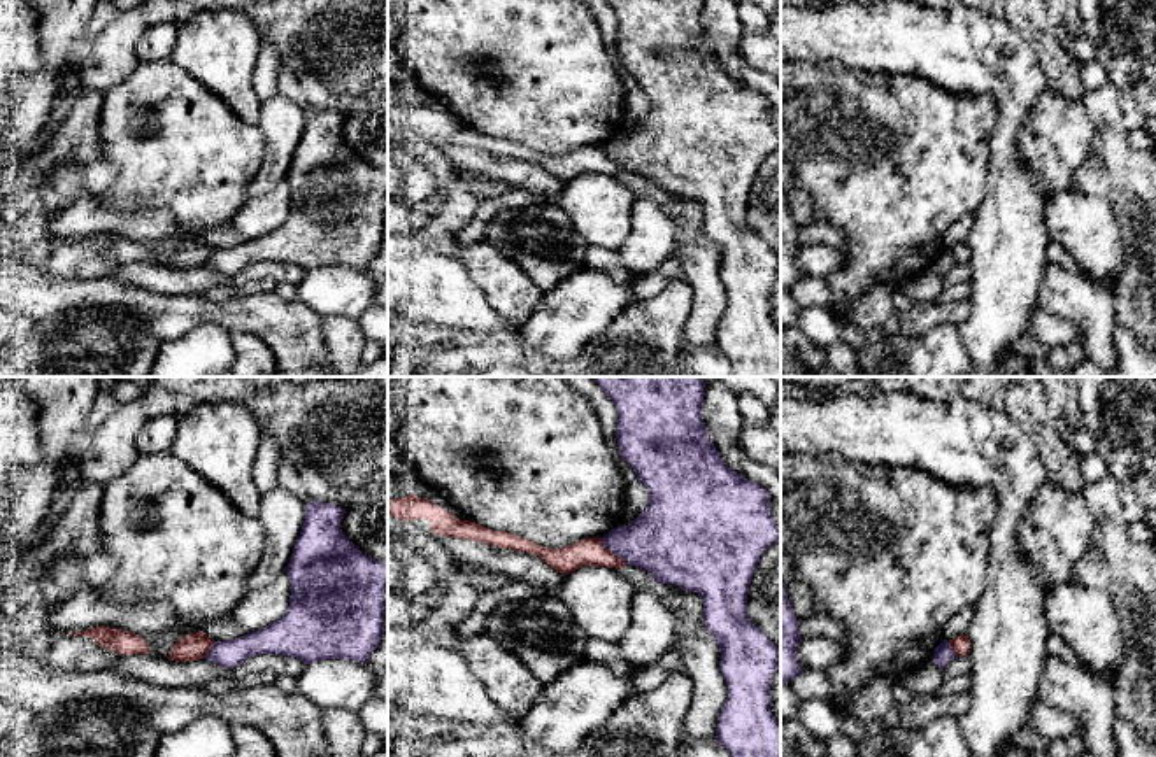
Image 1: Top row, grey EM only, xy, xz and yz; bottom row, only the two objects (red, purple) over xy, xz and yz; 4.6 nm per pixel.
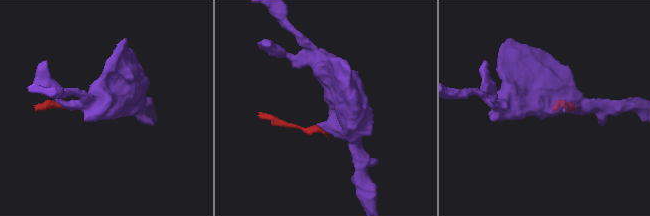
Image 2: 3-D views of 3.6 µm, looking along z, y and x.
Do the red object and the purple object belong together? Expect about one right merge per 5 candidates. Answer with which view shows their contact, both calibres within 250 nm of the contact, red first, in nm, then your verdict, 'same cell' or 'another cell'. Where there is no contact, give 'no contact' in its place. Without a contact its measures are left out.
xz | 130/320 nm | another cell

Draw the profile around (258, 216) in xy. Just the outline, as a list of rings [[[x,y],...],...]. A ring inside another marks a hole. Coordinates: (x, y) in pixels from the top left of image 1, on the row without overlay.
[[[288,180],[275,184],[267,195],[249,198],[233,216],[232,224],[247,242],[277,230],[289,214],[291,189]]]

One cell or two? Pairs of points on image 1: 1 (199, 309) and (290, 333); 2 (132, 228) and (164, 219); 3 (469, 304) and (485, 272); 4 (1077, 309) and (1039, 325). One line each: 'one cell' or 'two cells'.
1: one cell
2: one cell
3: two cells
4: two cells

